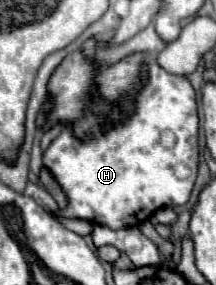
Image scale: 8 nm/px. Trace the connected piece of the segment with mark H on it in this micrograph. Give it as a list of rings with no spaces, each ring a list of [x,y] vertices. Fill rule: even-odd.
[[[137,52],[131,56],[125,56],[115,66],[109,66],[107,70],[101,70],[97,78],[97,86],[103,98],[117,104],[119,96],[133,88],[137,82],[137,66],[141,62],[149,64],[149,82],[137,96],[137,110],[135,114],[115,128],[107,130],[101,136],[93,136],[87,142],[79,142],[73,138],[71,128],[63,128],[61,134],[51,142],[51,146],[43,154],[43,164],[53,172],[55,180],[59,182],[61,190],[67,196],[67,206],[63,210],[55,210],[53,216],[63,218],[81,218],[93,224],[109,226],[111,230],[127,228],[127,226],[139,226],[145,222],[155,210],[163,206],[181,206],[189,200],[189,194],[193,190],[195,178],[197,178],[197,162],[199,162],[199,148],[197,148],[197,130],[199,130],[199,118],[197,118],[197,104],[195,104],[195,90],[191,82],[185,76],[173,76],[165,70],[159,70],[157,62],[149,60],[147,52]],[[171,130],[171,146],[165,144],[163,134]],[[185,166],[191,174],[181,176],[177,174],[177,168]]]

